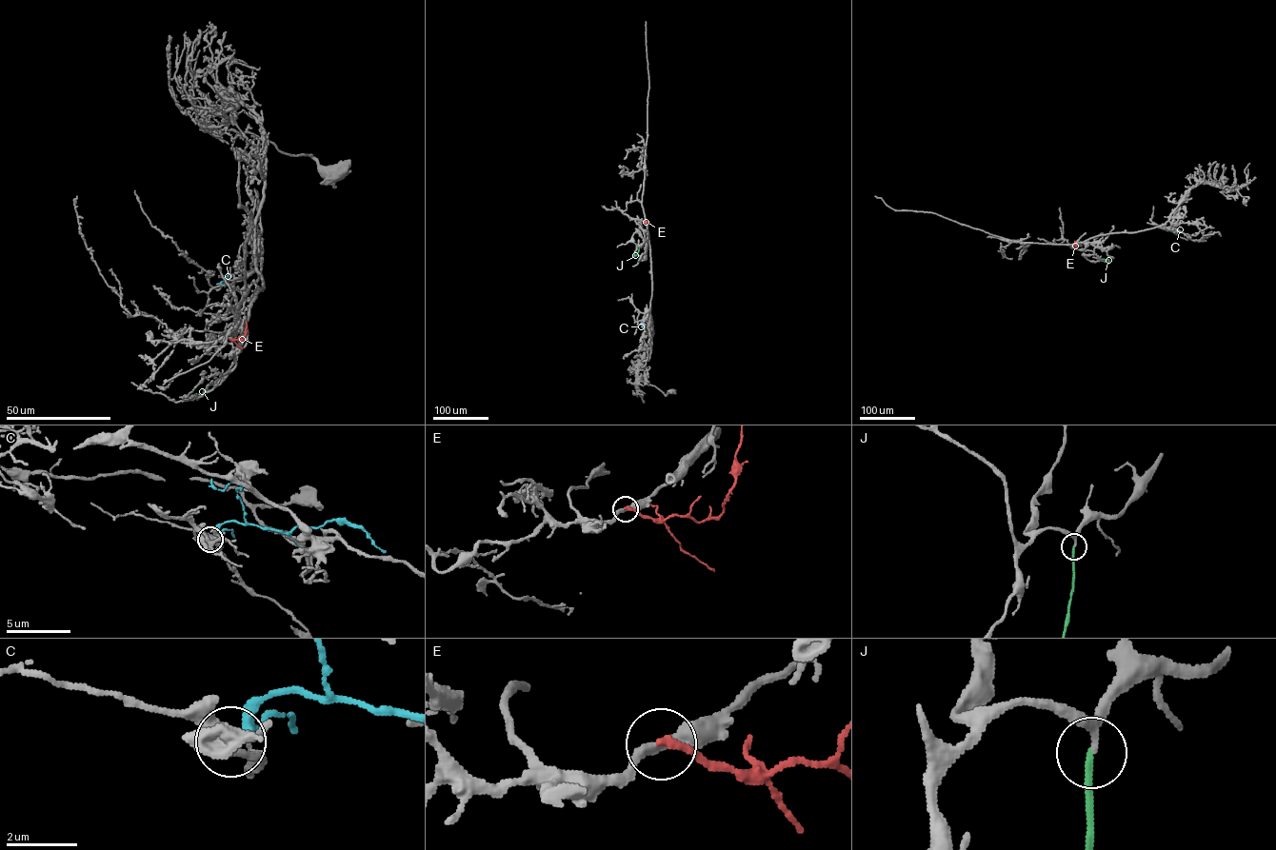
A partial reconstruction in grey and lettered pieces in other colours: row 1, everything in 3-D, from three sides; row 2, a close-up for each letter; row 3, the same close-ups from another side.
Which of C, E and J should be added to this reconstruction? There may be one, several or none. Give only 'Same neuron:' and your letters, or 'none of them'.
Same neuron: J

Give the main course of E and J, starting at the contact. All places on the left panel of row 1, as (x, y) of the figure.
E: (228, 338), (242, 340), (245, 322)
J: (213, 387), (203, 390), (199, 397), (195, 394)

